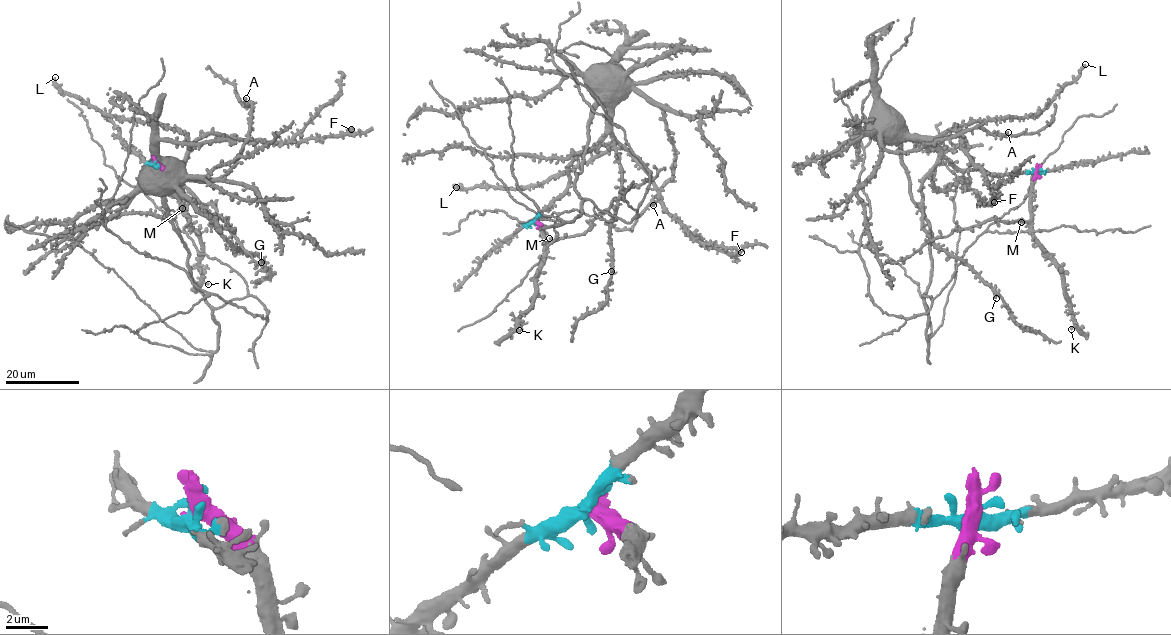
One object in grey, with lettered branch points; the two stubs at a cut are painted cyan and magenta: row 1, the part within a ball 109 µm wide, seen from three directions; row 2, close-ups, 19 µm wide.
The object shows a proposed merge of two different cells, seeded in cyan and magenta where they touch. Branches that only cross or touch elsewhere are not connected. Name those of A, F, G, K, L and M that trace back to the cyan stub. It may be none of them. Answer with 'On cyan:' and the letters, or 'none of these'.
On cyan: A, F, G, L

